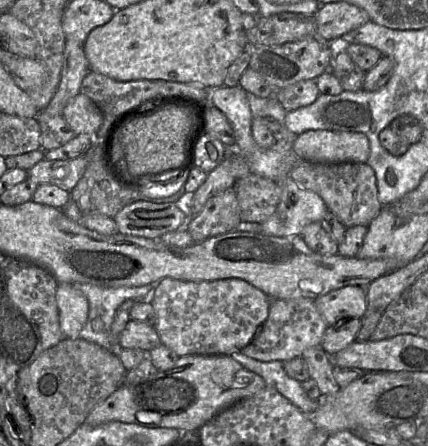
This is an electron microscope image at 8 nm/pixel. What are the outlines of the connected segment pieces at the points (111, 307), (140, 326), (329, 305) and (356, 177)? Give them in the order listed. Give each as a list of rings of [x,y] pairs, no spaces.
[[[87,283],[73,284],[88,301],[87,320],[78,337],[103,348],[112,349],[110,329],[116,310],[126,300],[149,300],[151,302],[154,285],[105,288]]]
[[[129,320],[118,338],[119,348],[140,349],[149,352],[161,345],[159,335],[153,325]]]
[[[344,286],[314,299],[315,306],[328,326],[345,321],[345,318],[361,318],[367,310],[365,287]]]
[[[298,160],[290,170],[290,177],[300,187],[318,194],[331,214],[344,226],[368,226],[382,209],[378,200],[374,170],[365,162],[318,163]]]

